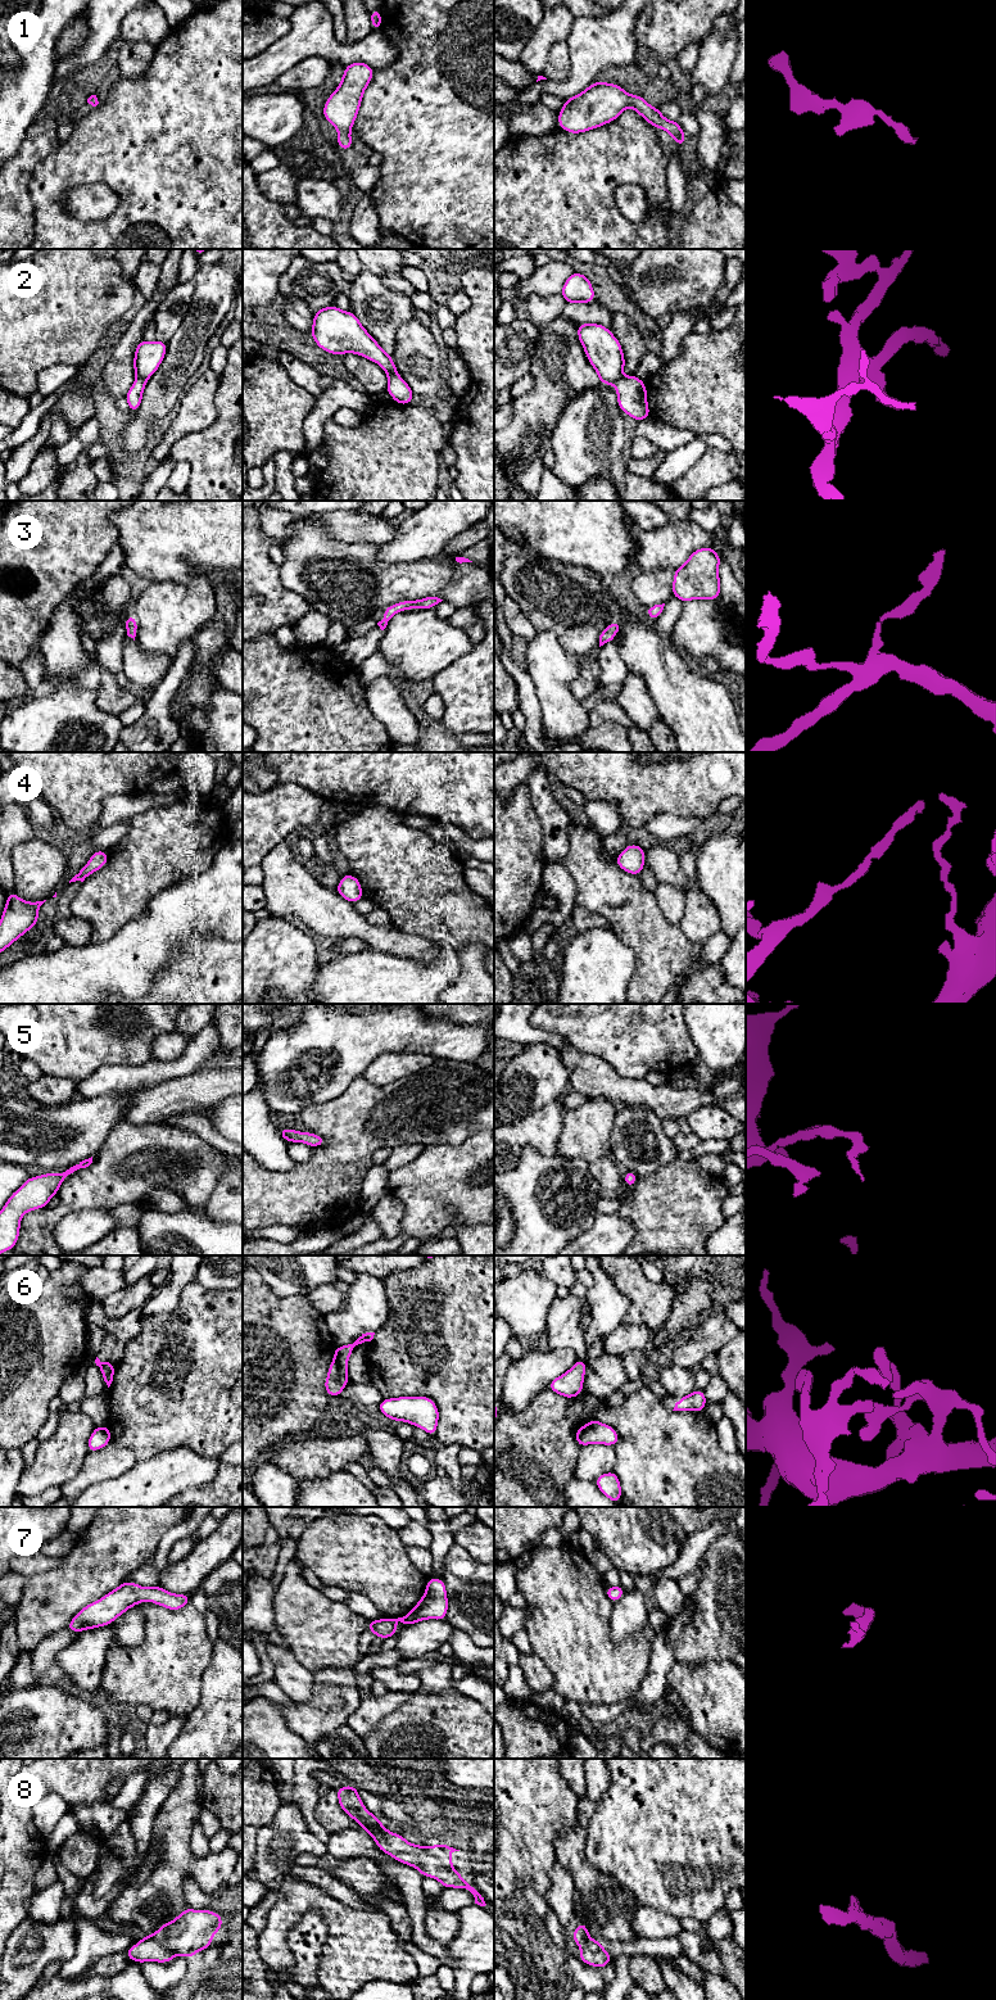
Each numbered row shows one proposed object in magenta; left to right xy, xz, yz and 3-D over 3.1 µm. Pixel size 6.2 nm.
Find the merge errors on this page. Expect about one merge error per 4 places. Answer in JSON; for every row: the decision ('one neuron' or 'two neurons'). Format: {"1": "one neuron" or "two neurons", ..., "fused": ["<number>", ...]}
{"1": "one neuron", "2": "two neurons", "3": "one neuron", "4": "one neuron", "5": "one neuron", "6": "two neurons", "7": "one neuron", "8": "one neuron", "fused": ["2", "6"]}

